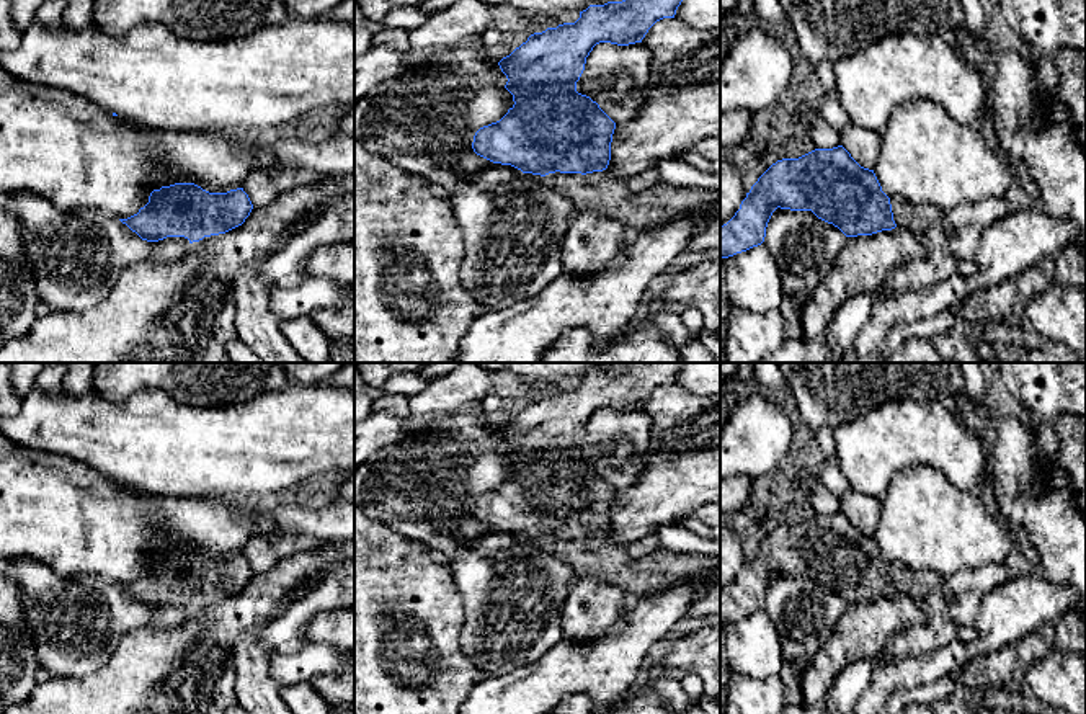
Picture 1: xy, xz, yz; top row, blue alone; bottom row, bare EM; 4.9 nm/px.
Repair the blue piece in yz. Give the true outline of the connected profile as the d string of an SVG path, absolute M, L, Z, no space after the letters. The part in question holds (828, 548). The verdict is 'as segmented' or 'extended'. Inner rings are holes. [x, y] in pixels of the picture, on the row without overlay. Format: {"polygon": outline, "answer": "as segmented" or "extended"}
{"polygon": "M843 511L815 515L799 524L777 526L758 544L735 582L720 593L720 624L761 611L768 588L777 573L812 577L818 585L838 593L846 603L872 601L895 593L905 593L916 603L923 603L942 580L932 570L913 570L903 564L888 564L874 536L861 533Z", "answer": "extended"}

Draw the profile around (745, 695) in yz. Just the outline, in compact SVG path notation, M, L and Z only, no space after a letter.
M732 672L725 714L782 714L786 706L786 689L779 675L756 680Z

